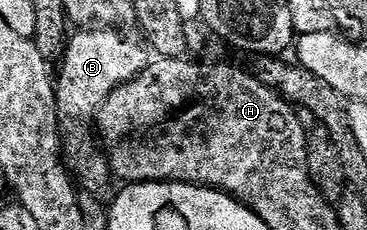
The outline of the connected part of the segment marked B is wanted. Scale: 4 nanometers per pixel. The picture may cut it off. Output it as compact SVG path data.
M96 29L96 30L78 30L68 40L65 49L64 58L59 63L61 72L55 75L55 90L57 93L57 125L61 129L61 138L63 140L63 159L67 164L68 170L75 176L81 191L86 191L98 197L104 196L104 191L109 187L111 172L109 170L109 159L99 142L99 132L95 126L97 114L101 107L111 97L119 85L131 81L143 69L148 67L151 62L151 55L142 44L136 43L133 39L128 39L128 34L122 33L117 29Z

